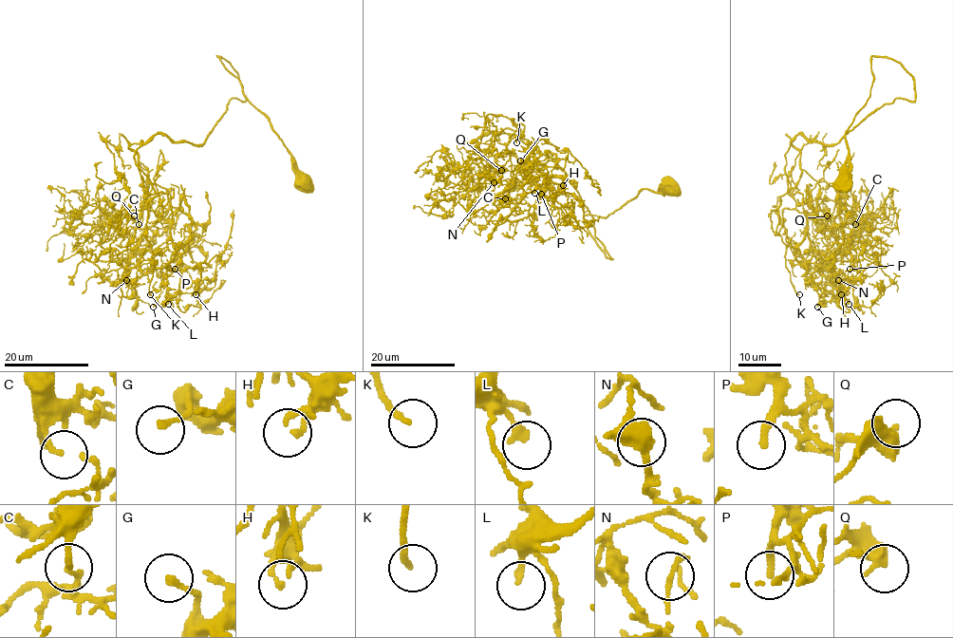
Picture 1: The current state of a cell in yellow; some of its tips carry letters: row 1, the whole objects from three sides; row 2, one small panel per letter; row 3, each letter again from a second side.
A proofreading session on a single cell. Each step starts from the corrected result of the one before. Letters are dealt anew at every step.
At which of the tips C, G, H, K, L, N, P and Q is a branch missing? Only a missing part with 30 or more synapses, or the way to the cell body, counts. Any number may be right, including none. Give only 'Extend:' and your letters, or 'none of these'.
Extend: K, P

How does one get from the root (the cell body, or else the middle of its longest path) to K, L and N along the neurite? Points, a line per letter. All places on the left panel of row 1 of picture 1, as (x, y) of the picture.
K: (303, 183), (218, 55), (246, 100), (202, 143), (155, 134), (134, 154), (158, 195), (150, 294)
L: (303, 183), (218, 55), (246, 100), (202, 143), (155, 134), (128, 147), (142, 188), (170, 196), (168, 304)
N: (303, 183), (218, 55), (246, 100), (202, 143), (155, 134), (137, 149), (158, 195), (126, 280)

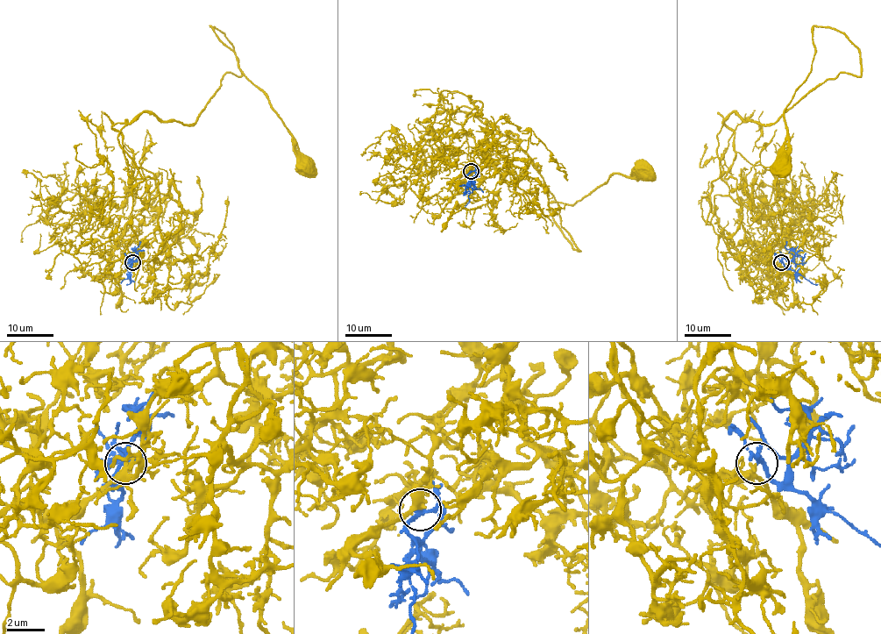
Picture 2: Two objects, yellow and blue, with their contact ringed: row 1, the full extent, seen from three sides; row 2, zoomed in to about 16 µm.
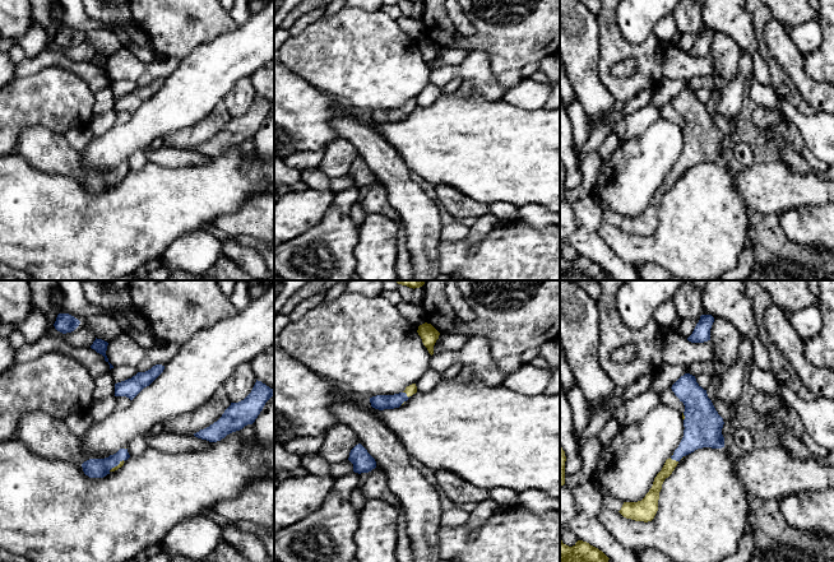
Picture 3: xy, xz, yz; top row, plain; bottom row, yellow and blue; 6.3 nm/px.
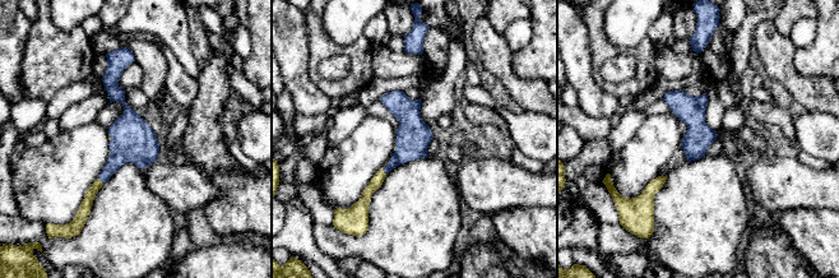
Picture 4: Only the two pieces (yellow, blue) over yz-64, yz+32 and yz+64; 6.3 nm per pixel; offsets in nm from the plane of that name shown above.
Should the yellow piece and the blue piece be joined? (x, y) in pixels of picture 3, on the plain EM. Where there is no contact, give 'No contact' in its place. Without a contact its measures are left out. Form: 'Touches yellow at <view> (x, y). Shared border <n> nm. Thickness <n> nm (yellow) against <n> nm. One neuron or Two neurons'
Touches yellow at xz (407, 110). Shared border 60 nm. Thickness 70 nm (yellow) against 100 nm. One neuron

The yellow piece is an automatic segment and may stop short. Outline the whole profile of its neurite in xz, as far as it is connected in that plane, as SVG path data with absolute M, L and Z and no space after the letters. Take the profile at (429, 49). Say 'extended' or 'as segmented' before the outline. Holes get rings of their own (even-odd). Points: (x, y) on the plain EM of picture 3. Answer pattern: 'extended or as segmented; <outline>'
as segmented; M422 38L417 45L418 50L422 54L423 60L427 62L428 68L434 69L434 60L439 54L440 47L431 38Z

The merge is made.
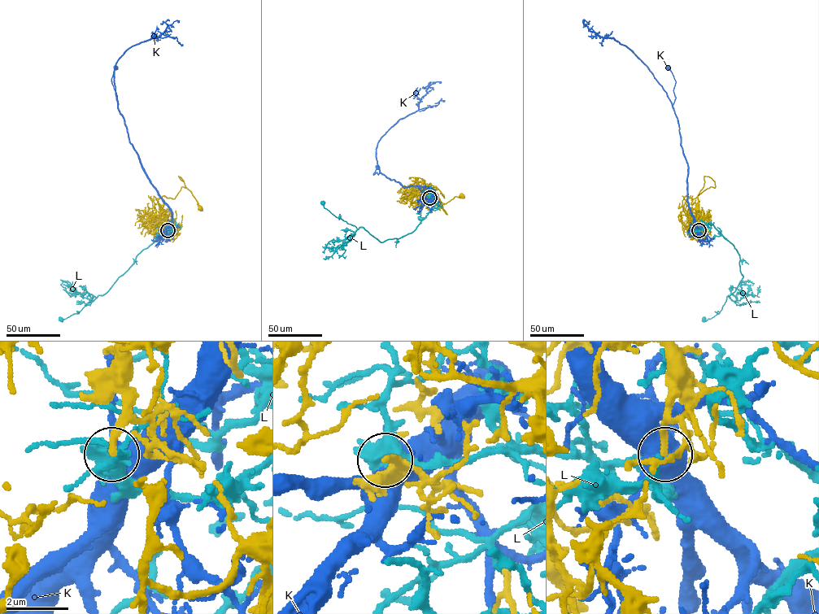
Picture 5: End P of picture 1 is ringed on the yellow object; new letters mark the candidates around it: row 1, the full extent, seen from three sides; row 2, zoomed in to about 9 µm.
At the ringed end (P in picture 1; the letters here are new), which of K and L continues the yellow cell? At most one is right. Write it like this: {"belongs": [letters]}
{"belongs": []}

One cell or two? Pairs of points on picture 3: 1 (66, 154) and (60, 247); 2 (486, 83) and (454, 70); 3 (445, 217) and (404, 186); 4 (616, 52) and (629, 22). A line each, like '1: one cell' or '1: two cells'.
1: two cells
2: one cell
3: two cells
4: two cells

